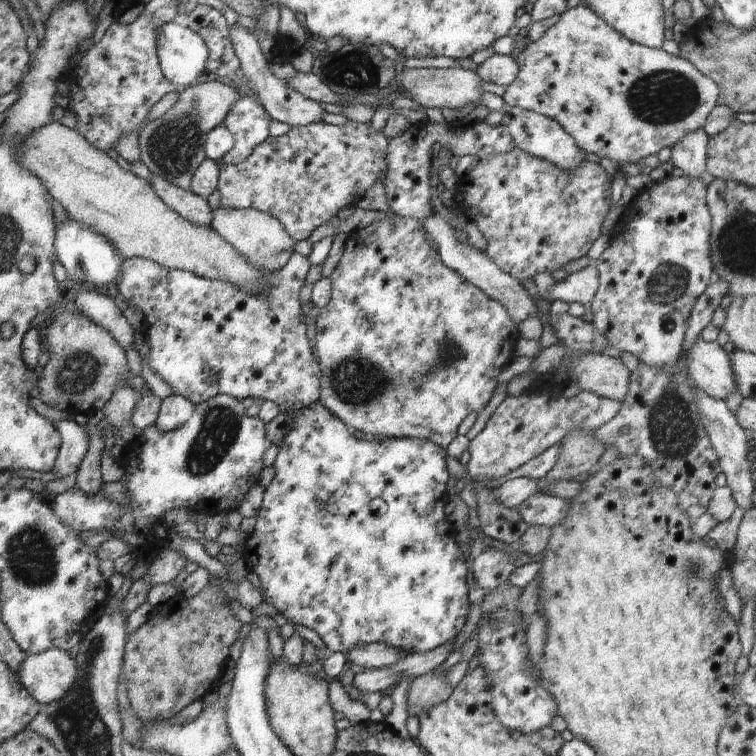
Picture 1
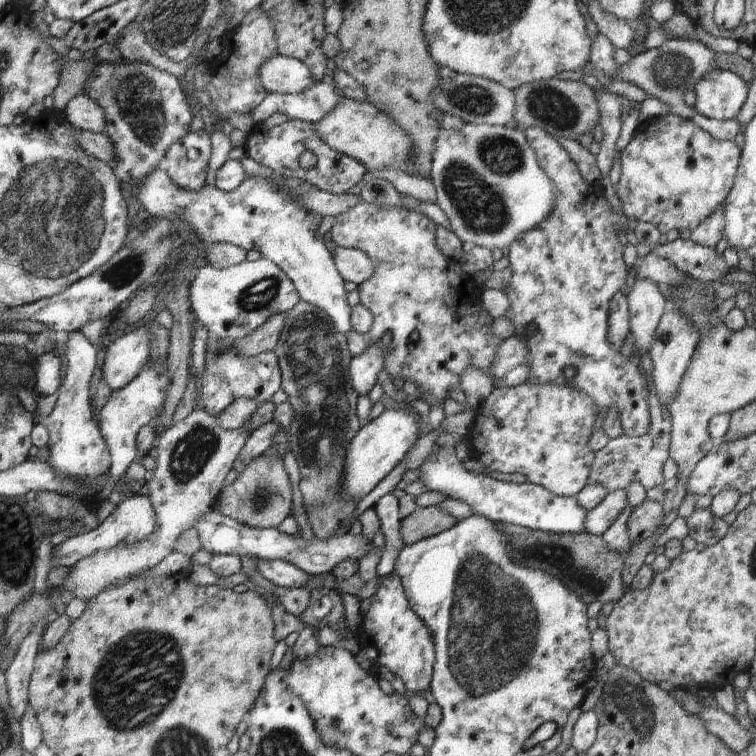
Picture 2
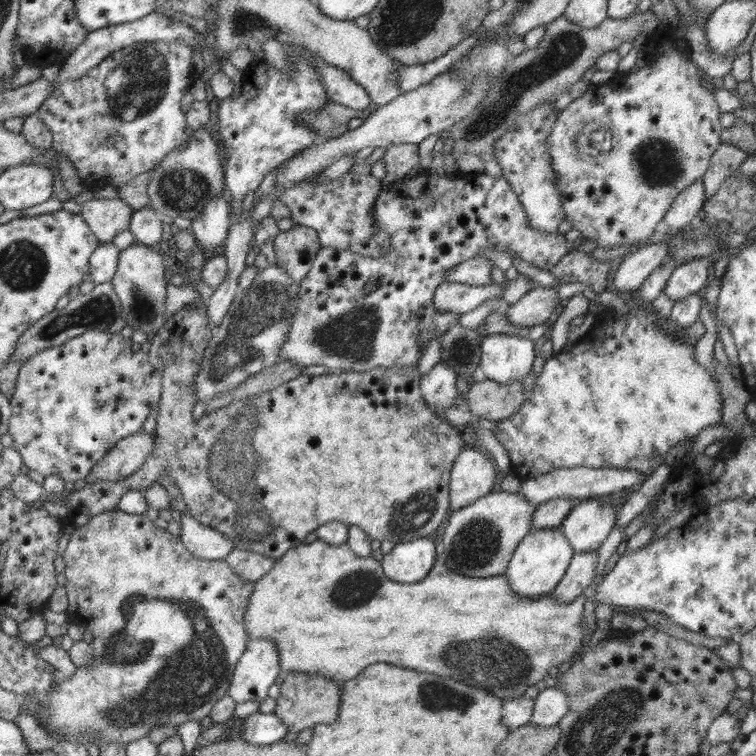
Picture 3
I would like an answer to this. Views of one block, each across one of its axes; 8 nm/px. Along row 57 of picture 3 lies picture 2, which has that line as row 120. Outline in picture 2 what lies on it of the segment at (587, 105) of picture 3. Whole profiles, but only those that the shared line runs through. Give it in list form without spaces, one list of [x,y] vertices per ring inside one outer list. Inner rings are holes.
[[[668,113],[664,116],[652,117],[647,119],[642,124],[637,126],[633,138],[621,151],[621,176],[619,182],[614,185],[612,192],[617,192],[619,201],[623,206],[623,214],[628,217],[633,223],[640,222],[641,225],[654,224],[658,230],[664,234],[670,232],[670,230],[691,230],[693,231],[702,220],[706,220],[710,214],[714,214],[722,202],[725,202],[728,193],[730,192],[734,184],[734,176],[739,167],[739,160],[741,157],[741,150],[738,148],[734,141],[716,140],[713,136],[710,136],[708,132],[702,130],[699,126],[694,124],[691,118],[685,119],[682,116],[676,116],[672,113]]]

